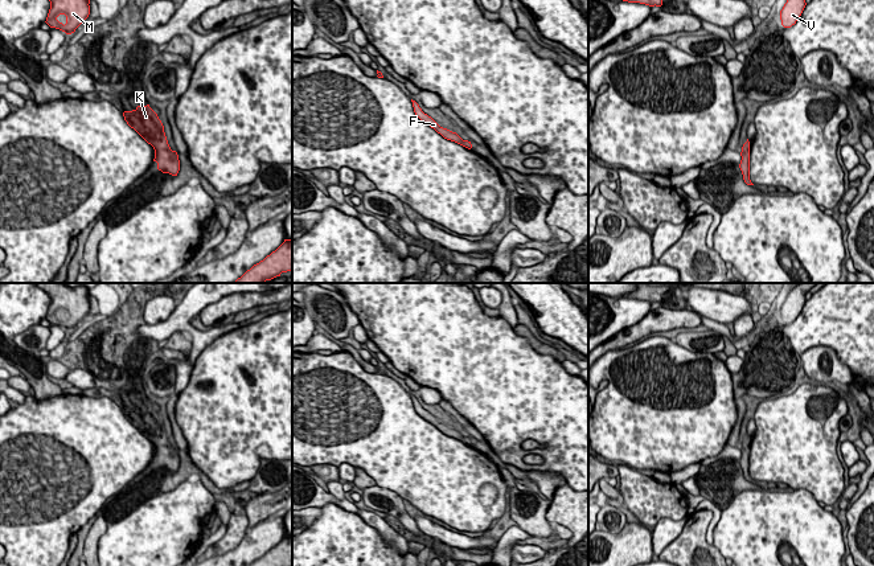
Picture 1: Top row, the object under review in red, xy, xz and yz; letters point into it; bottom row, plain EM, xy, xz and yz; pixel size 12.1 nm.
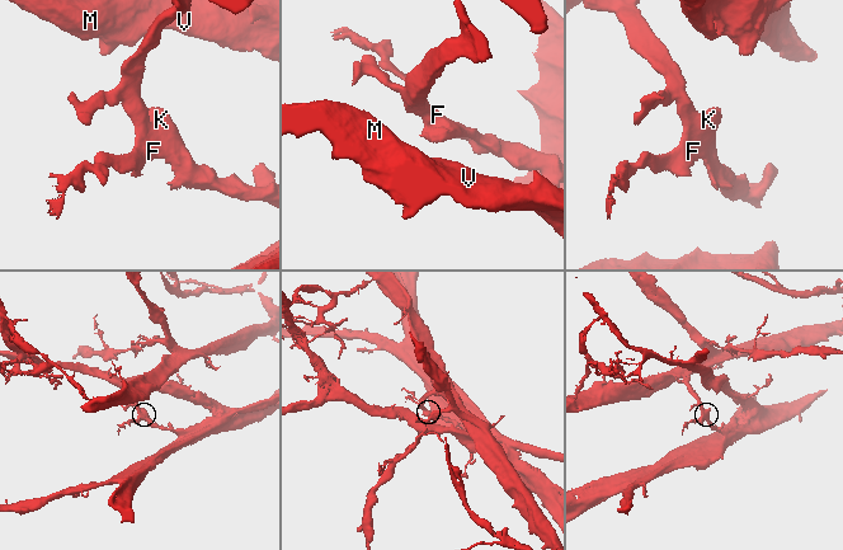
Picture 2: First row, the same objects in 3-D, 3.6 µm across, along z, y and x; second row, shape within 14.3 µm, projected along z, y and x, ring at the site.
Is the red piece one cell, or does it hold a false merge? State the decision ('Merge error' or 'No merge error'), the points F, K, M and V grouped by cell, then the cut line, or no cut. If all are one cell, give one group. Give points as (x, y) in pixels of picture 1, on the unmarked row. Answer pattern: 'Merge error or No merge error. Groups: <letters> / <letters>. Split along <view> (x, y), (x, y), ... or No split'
Merge error. Groups: F K / M V. Split along xy (169, 444), (158, 459)

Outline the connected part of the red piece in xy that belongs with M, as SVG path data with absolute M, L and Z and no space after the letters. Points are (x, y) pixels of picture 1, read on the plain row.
M33 283L50 298L46 320L71 331L90 311L90 295L86 287L70 288L62 283Z

